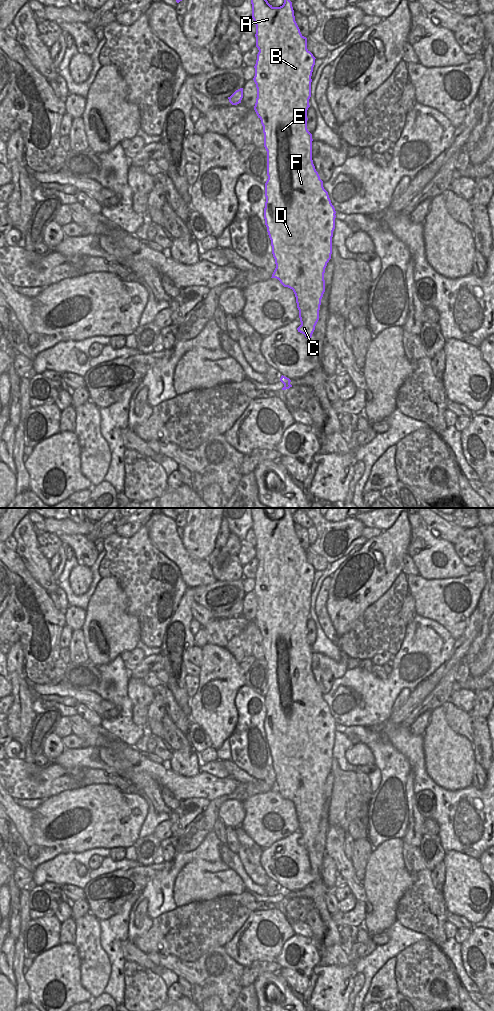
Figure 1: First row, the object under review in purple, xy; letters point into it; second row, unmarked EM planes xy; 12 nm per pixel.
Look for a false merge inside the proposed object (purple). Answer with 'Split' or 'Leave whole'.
Leave whole

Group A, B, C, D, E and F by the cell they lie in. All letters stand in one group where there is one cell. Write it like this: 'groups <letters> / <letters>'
groups A B C D E F

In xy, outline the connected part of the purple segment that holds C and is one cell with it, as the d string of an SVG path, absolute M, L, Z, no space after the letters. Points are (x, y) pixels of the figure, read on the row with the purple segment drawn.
M251 0L251 4L252 18L256 25L256 47L259 50L254 66L253 80L257 88L254 110L263 126L264 147L267 151L268 179L265 183L264 219L276 264L271 278L278 279L284 287L293 290L301 322L297 330L308 339L312 337L319 320L321 299L325 292L324 273L327 263L331 259L336 218L335 208L313 164L313 139L307 129L311 76L316 58L307 49L307 38L301 34L295 21L290 0L284 0L280 7L273 7L267 0Z

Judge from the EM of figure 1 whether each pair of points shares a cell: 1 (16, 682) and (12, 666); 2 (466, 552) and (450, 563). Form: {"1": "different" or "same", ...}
{"1": "different", "2": "different"}

